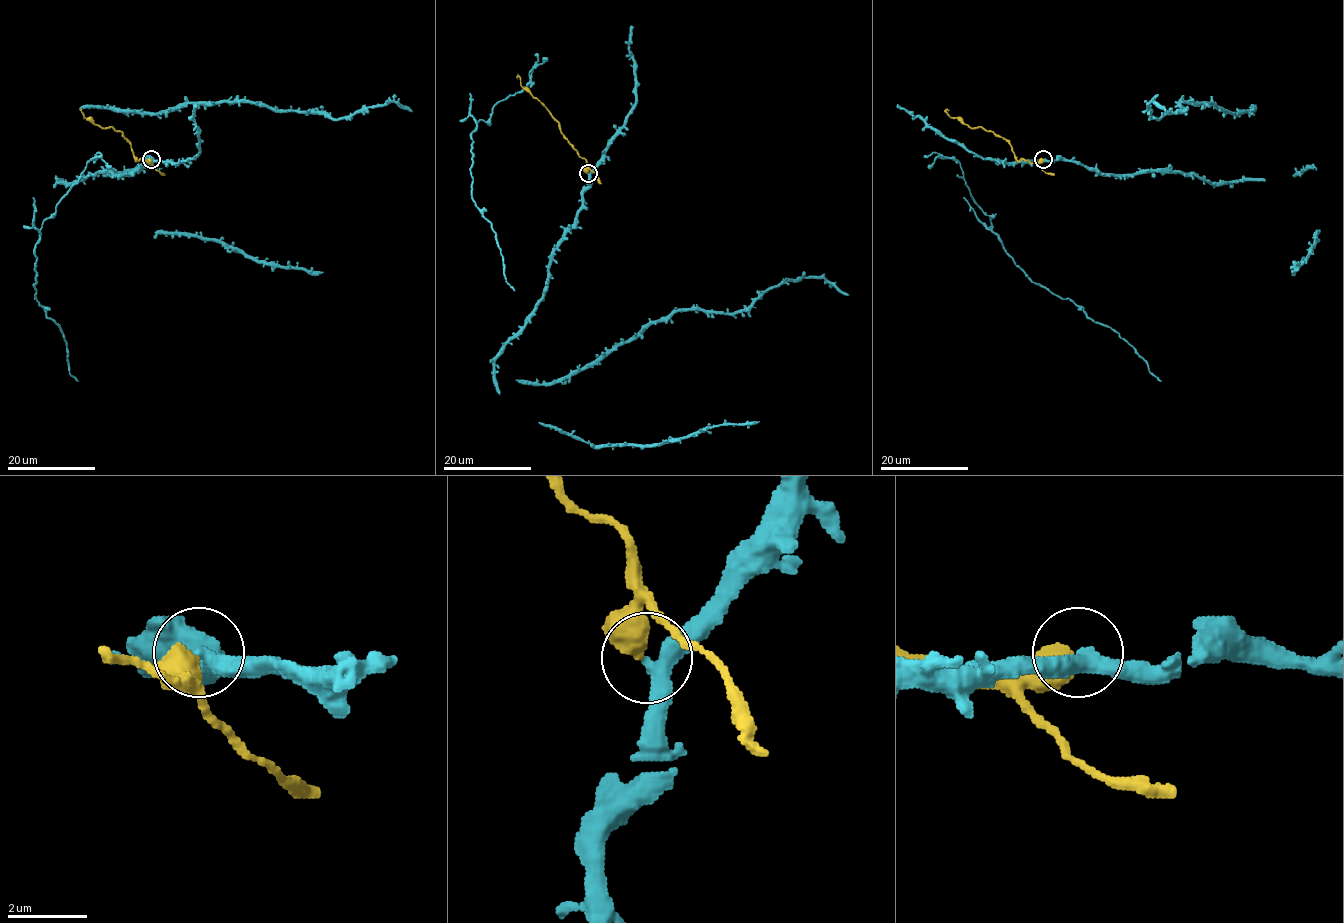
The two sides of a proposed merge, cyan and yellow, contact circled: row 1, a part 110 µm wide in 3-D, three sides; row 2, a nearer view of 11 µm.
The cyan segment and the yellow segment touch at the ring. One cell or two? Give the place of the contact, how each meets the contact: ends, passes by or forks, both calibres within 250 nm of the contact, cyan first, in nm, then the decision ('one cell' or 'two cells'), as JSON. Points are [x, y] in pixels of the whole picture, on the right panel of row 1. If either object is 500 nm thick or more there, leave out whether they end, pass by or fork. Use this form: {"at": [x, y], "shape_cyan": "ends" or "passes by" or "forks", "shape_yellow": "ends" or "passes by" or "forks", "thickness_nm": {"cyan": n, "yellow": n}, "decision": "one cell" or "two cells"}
{"at": [1043, 159], "thickness_nm": {"cyan": 360, "yellow": 600}, "decision": "two cells"}

